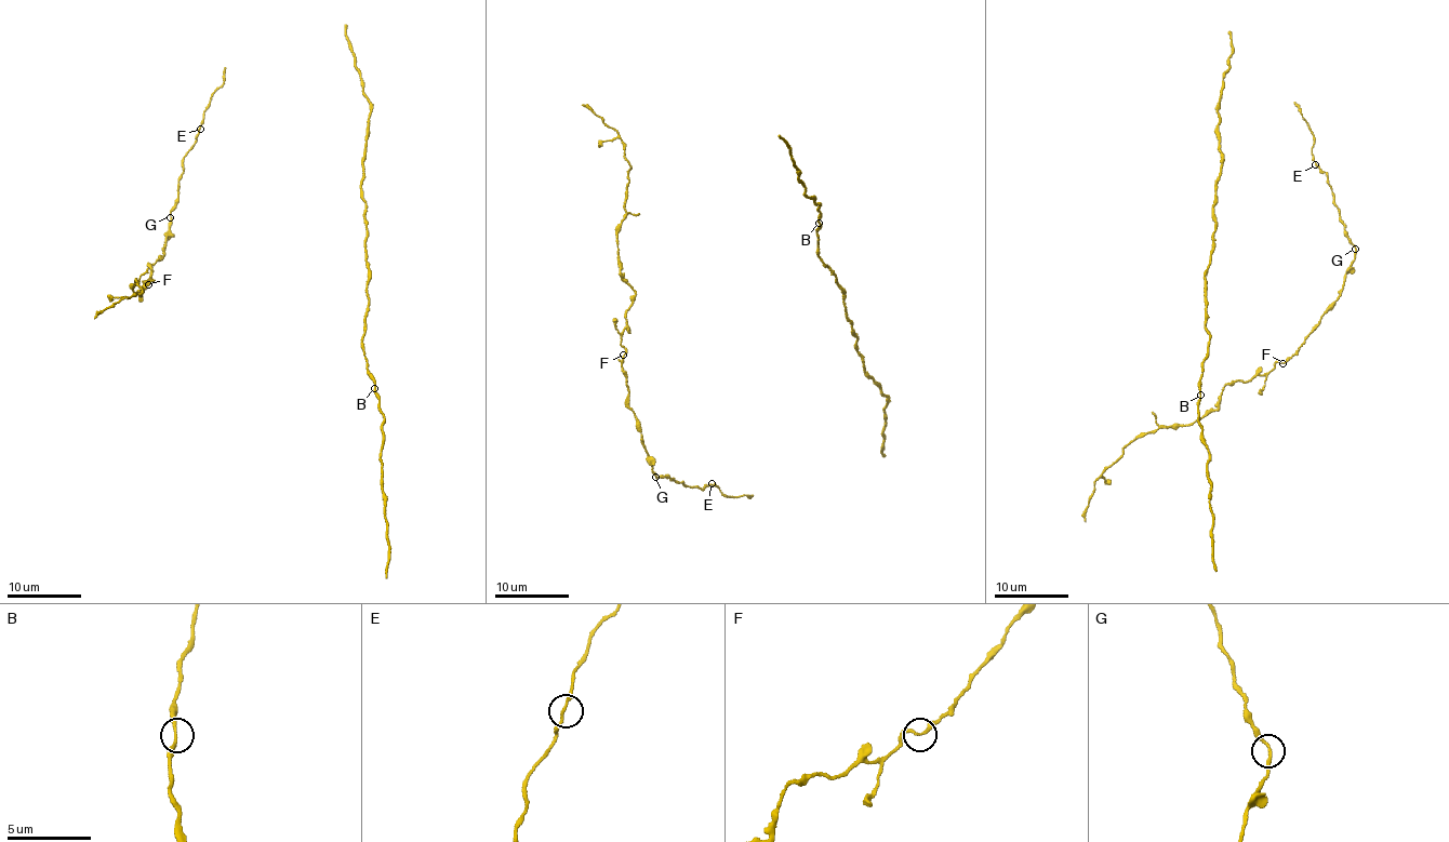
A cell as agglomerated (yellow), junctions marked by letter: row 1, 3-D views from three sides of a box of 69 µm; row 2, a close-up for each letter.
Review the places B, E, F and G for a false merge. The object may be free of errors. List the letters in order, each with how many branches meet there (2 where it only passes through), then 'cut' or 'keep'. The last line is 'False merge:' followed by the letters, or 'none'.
B: branches 2; keep
E: branches 2; keep
F: branches 2; keep
G: branches 2; keep
False merge: none

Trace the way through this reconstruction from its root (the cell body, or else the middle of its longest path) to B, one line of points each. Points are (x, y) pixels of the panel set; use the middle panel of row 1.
B: (880, 452), (887, 397), (862, 365), (843, 293), (818, 252), (819, 223)

